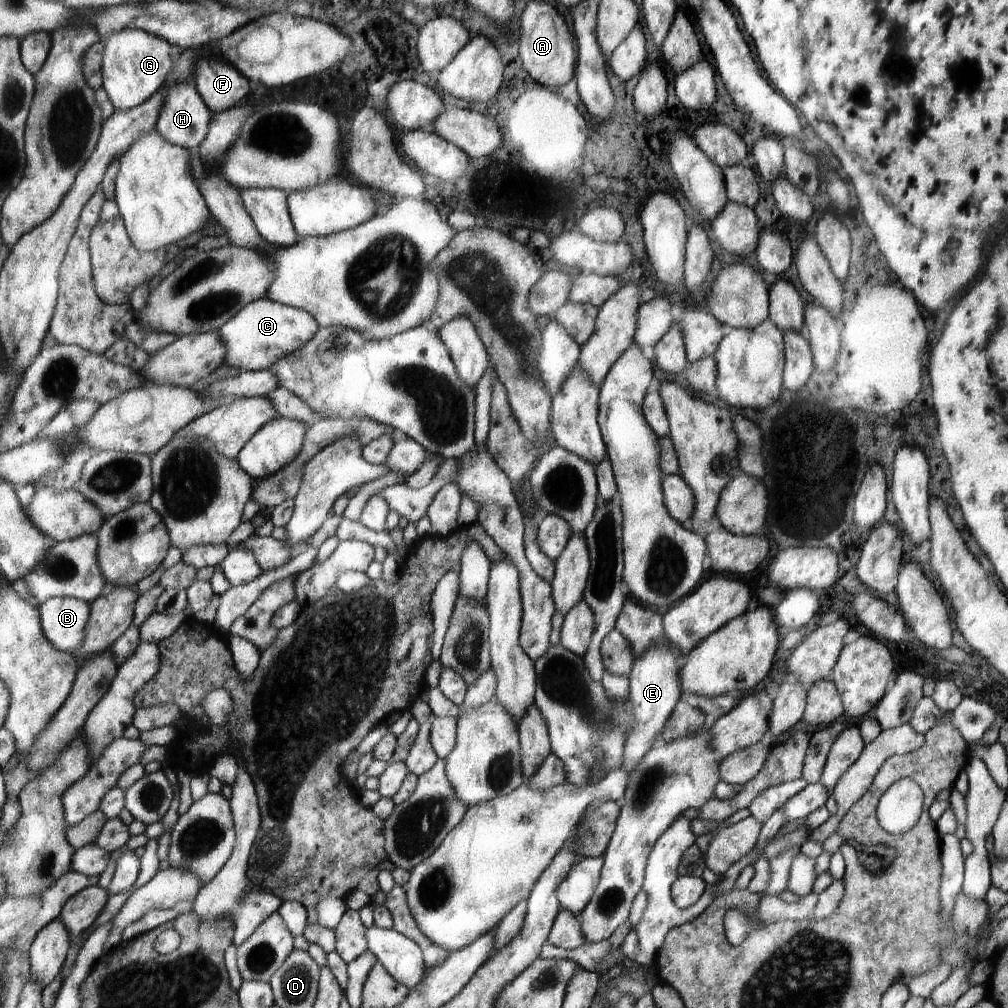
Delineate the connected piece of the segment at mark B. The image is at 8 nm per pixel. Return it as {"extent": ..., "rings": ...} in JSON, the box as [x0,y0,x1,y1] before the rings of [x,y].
{"extent":[39,597,93,653],"rings":[[[76,597],[51,598],[39,606],[46,636],[60,650],[76,653],[86,640],[93,603]]]}

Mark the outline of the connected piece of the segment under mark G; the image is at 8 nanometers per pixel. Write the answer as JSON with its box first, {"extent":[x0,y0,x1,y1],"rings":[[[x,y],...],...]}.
{"extent":[102,27,173,111],"rings":[[[124,27],[102,40],[105,44],[104,88],[118,111],[129,111],[148,102],[173,73],[173,44],[146,29]]]}

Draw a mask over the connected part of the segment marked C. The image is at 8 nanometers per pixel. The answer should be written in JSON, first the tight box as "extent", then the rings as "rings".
{"extent":[220,298,320,371],"rings":[[[268,298],[251,302],[220,330],[229,344],[226,363],[242,371],[271,369],[282,357],[300,350],[320,329],[317,319],[308,311],[282,305]]]}

